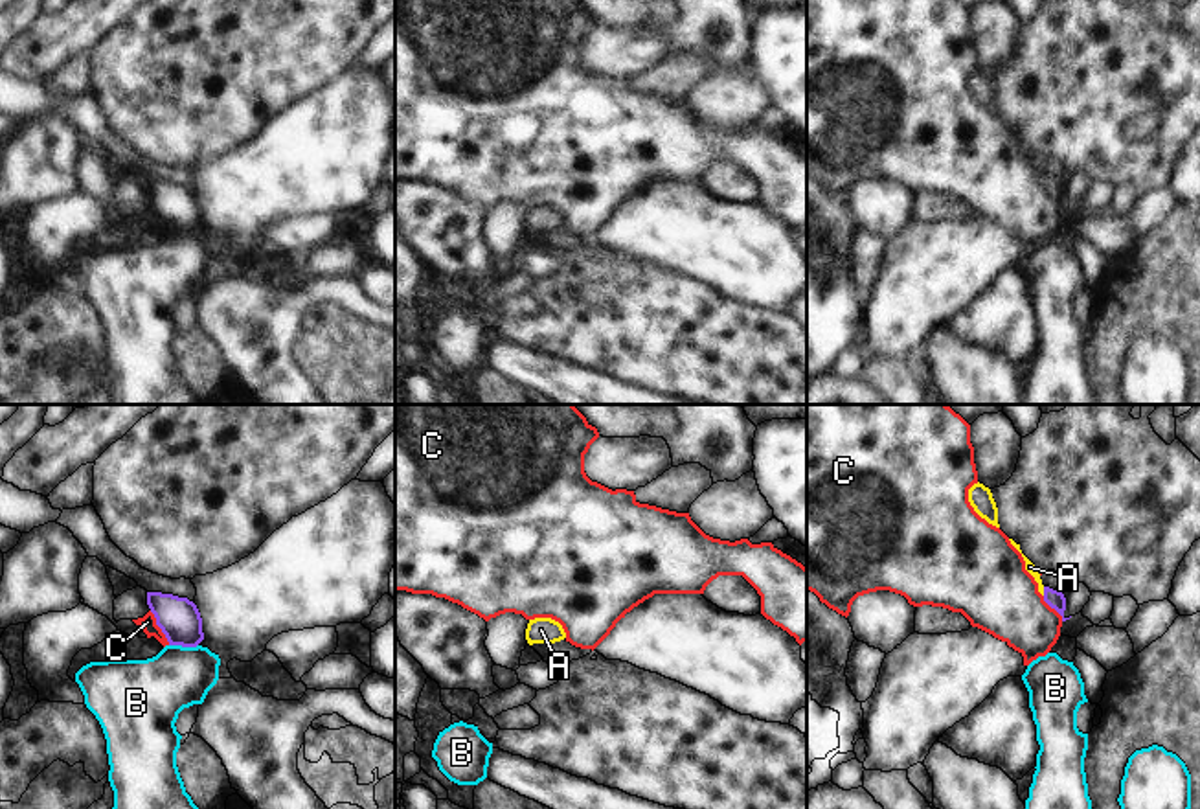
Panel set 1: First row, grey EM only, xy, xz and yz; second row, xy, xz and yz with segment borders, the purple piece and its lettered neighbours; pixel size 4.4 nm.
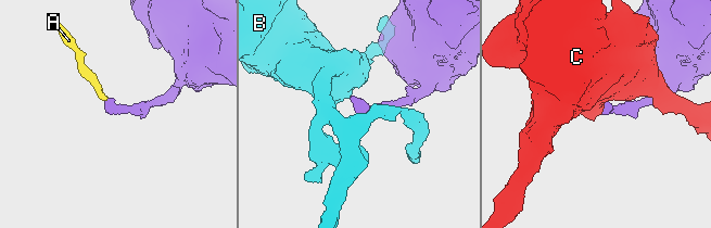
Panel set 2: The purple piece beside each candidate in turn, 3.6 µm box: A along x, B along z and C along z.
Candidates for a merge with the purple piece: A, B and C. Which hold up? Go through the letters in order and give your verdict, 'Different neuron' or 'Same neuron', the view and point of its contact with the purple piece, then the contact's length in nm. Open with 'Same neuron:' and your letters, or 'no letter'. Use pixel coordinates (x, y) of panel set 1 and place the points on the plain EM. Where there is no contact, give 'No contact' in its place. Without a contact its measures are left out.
Same neuron: A
A: Same neuron. Touches purple at yz (1044, 179). Shared border 40 nm
B: Different neuron. Touches purple at xy (184, 234). Shared border 130 nm
C: Different neuron. Touches purple at xy (158, 214). Shared border 180 nm.

